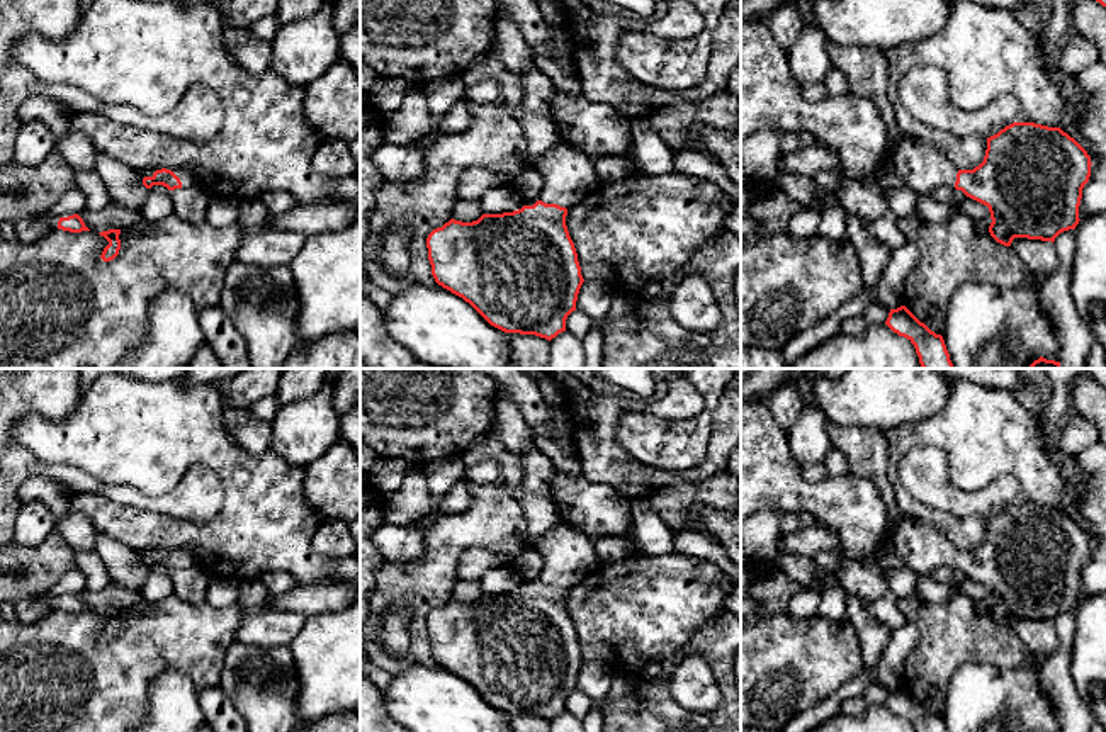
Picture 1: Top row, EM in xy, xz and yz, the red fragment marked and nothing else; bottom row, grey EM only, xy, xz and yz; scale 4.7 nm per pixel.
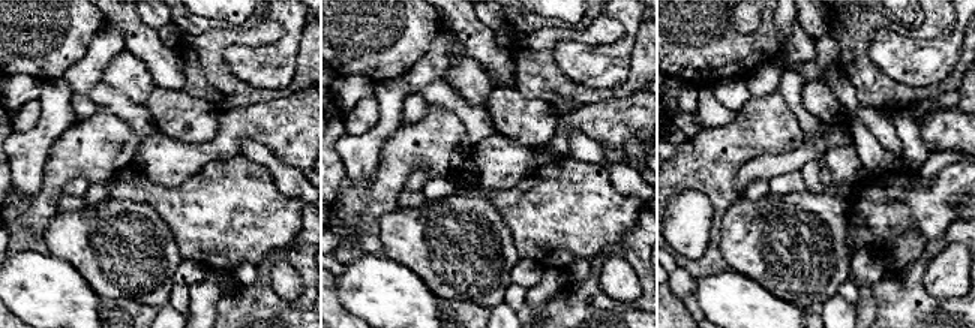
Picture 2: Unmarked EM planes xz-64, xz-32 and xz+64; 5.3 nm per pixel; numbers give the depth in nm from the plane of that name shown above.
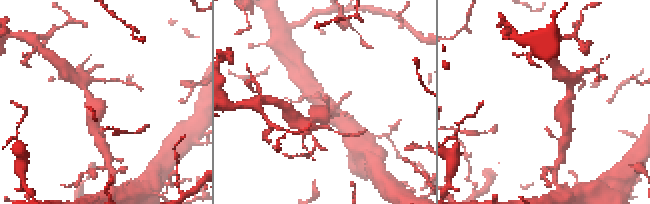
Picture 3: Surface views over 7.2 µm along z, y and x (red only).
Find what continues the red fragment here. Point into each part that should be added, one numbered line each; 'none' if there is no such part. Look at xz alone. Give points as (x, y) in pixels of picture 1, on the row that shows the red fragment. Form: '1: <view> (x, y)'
1: xz (568, 174)

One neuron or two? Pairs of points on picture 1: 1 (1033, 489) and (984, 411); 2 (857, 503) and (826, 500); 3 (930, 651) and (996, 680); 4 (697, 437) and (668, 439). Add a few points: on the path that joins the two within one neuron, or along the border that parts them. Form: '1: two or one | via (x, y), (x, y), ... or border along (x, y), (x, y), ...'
1: one | via (1033, 471), (1026, 459), (998, 430)
2: one | via (850, 503), (833, 501)
3: two | border along (1004, 666), (960, 666), (948, 683), (945, 702)
4: one | via (690, 437), (675, 439)

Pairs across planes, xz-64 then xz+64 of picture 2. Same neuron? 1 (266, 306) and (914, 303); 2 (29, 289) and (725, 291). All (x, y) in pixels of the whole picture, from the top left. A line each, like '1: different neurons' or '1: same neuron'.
1: same neuron
2: same neuron

